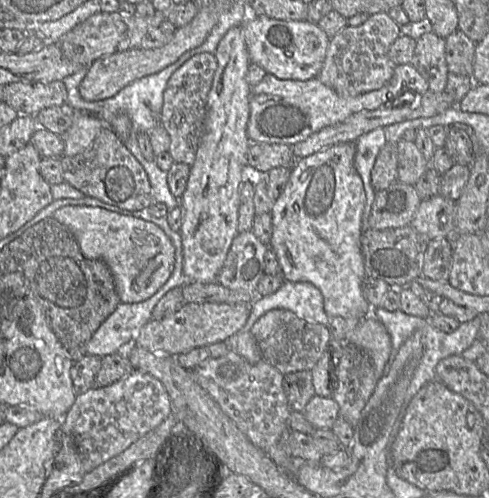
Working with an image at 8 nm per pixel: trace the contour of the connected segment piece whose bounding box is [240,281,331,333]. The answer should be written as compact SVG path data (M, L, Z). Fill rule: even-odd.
M284 281L283 285L273 294L264 297L257 297L251 304L251 310L247 322L240 330L250 332L255 322L273 309L284 309L293 312L299 318L311 323L318 323L329 327L330 319L324 310L323 296L318 288L309 282Z

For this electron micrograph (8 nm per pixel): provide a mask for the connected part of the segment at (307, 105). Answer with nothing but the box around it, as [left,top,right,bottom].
[247,64,428,145]

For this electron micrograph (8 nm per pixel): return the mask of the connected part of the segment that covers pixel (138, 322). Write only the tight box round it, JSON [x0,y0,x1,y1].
[86,251,186,358]

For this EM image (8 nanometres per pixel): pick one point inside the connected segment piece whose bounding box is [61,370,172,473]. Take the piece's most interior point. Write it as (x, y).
(104, 421)

